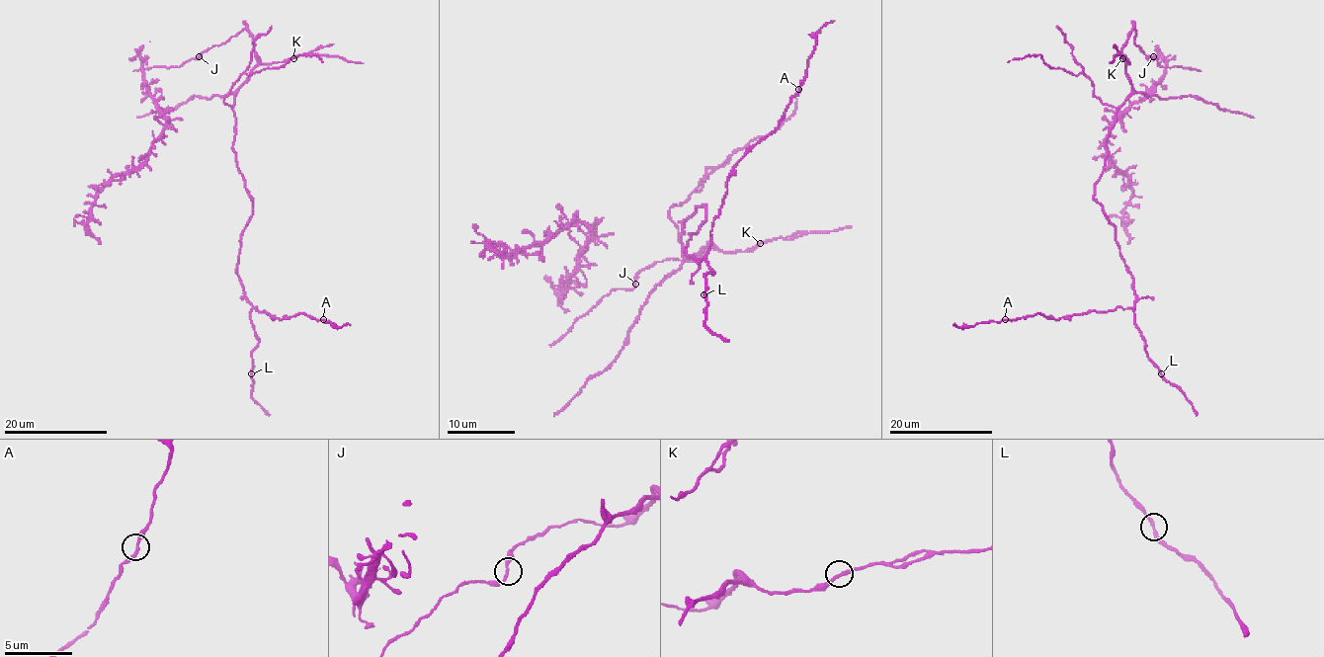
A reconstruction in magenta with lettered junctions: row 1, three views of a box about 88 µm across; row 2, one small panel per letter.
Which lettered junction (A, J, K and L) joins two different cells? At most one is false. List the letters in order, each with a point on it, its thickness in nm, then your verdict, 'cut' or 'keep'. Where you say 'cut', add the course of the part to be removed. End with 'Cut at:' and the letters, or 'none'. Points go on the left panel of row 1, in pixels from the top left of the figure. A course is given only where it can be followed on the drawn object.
A: (323, 319) | 240 nm | keep
J: (199, 56) | 240 nm | keep
K: (293, 58) | 240 nm | keep
L: (251, 373) | 240 nm | keep
Cut at: none

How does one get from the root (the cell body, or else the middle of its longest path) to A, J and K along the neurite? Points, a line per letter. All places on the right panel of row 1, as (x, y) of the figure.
A: (1132, 89), (1116, 113), (1094, 198), (1115, 227), (1135, 304), (1057, 319), (1040, 314), (1005, 319)
J: (1132, 89), (1126, 73), (1122, 45), (1134, 30), (1135, 43), (1147, 55), (1153, 56)
K: (1132, 89), (1126, 72), (1128, 62), (1122, 58)

